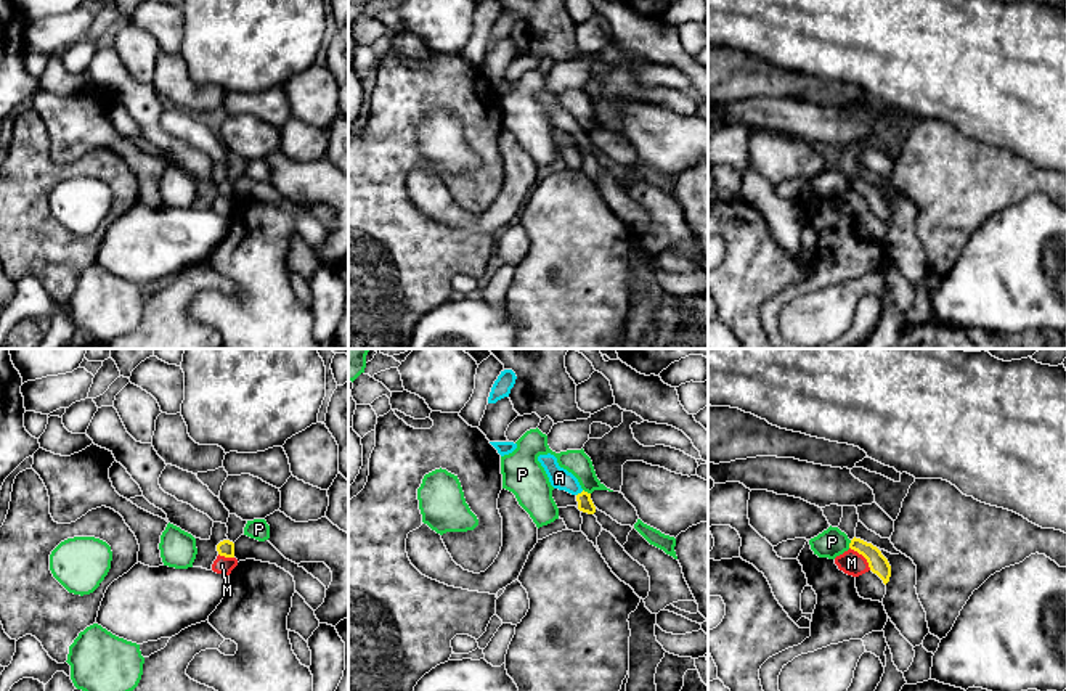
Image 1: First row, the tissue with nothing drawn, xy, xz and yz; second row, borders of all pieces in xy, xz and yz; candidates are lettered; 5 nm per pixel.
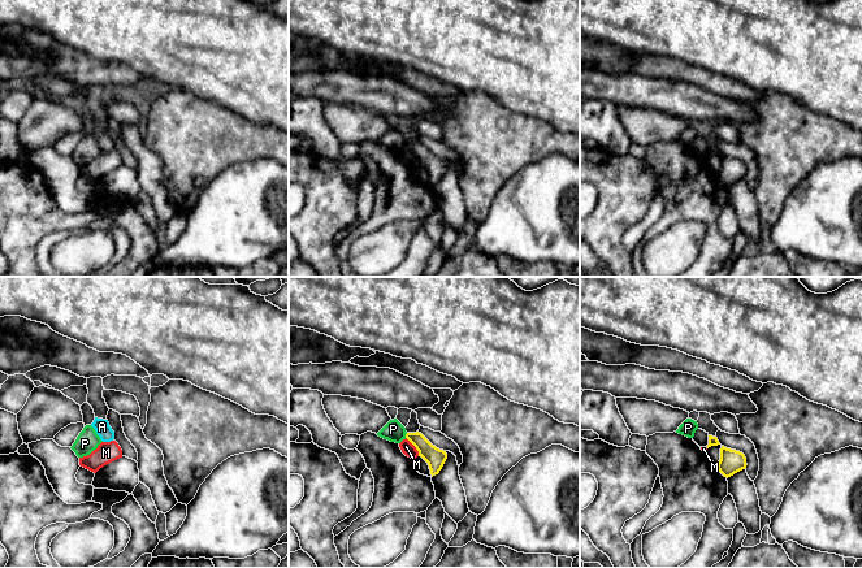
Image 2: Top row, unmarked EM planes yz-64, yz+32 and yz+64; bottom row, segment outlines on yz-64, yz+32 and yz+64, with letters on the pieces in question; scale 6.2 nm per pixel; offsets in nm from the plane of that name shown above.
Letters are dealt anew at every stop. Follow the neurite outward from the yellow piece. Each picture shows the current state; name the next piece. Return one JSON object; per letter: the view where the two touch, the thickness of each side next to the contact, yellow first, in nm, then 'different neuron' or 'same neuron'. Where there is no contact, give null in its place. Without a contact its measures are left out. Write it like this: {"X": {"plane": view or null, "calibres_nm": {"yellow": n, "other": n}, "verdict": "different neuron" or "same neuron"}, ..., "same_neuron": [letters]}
{"A": {"plane": "xz", "calibres_nm": {"yellow": 80, "other": 110}, "verdict": "same neuron"}, "M": {"plane": "yz", "calibres_nm": {"yellow": 100, "other": 120}, "verdict": "different neuron"}, "P": {"plane": "xz", "calibres_nm": {"yellow": 80, "other": 160}, "verdict": "different neuron"}, "same_neuron": ["A"]}

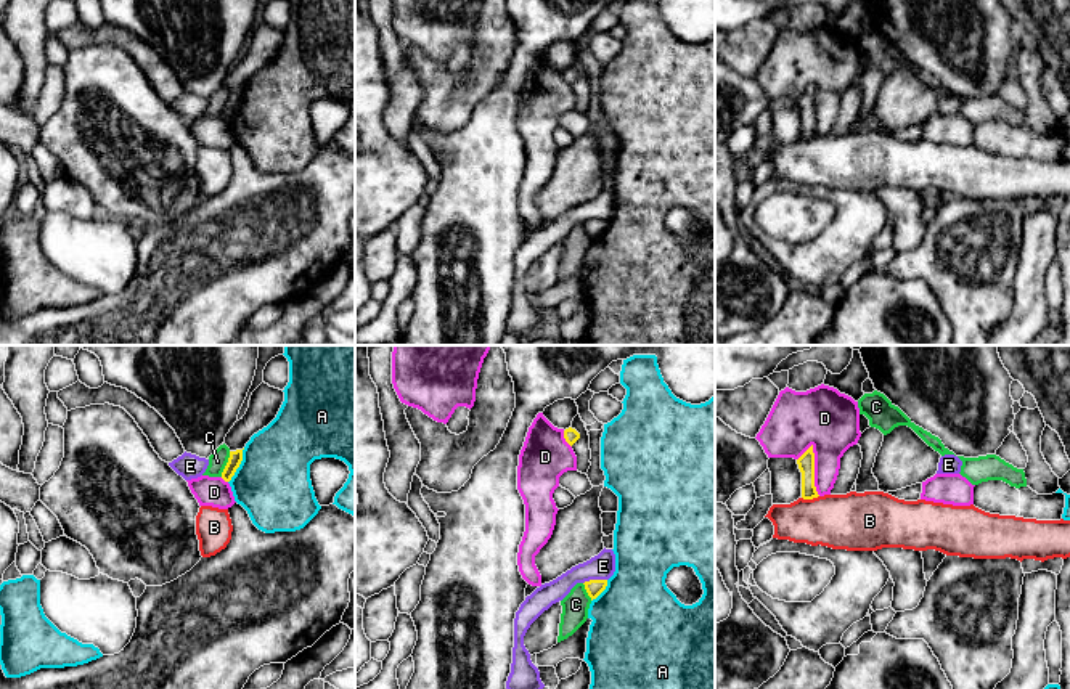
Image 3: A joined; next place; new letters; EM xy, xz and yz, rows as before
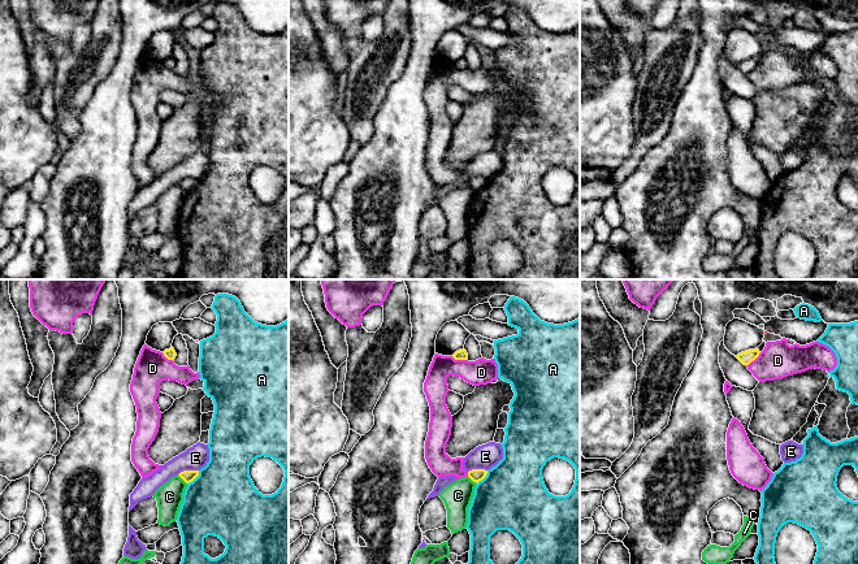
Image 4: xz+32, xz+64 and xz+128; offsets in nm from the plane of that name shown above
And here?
{"A": {"plane": "xy", "calibres_nm": {"yellow": 70, "other": 380}, "verdict": "different neuron"}, "B": {"plane": "yz", "calibres_nm": {"yellow": 80, "other": 280}, "verdict": "different neuron"}, "C": {"plane": "xy", "calibres_nm": {"yellow": 70, "other": 90}, "verdict": "different neuron"}, "D": {"plane": "yz", "calibres_nm": {"yellow": 80, "other": 280}, "verdict": "different neuron"}, "E": {"plane": "xz", "calibres_nm": {"yellow": 80, "other": 130}, "verdict": "different neuron"}, "same_neuron": []}

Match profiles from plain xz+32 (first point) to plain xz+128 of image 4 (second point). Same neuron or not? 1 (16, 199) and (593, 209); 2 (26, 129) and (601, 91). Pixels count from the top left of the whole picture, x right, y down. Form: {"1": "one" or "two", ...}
{"1": "one", "2": "one"}

